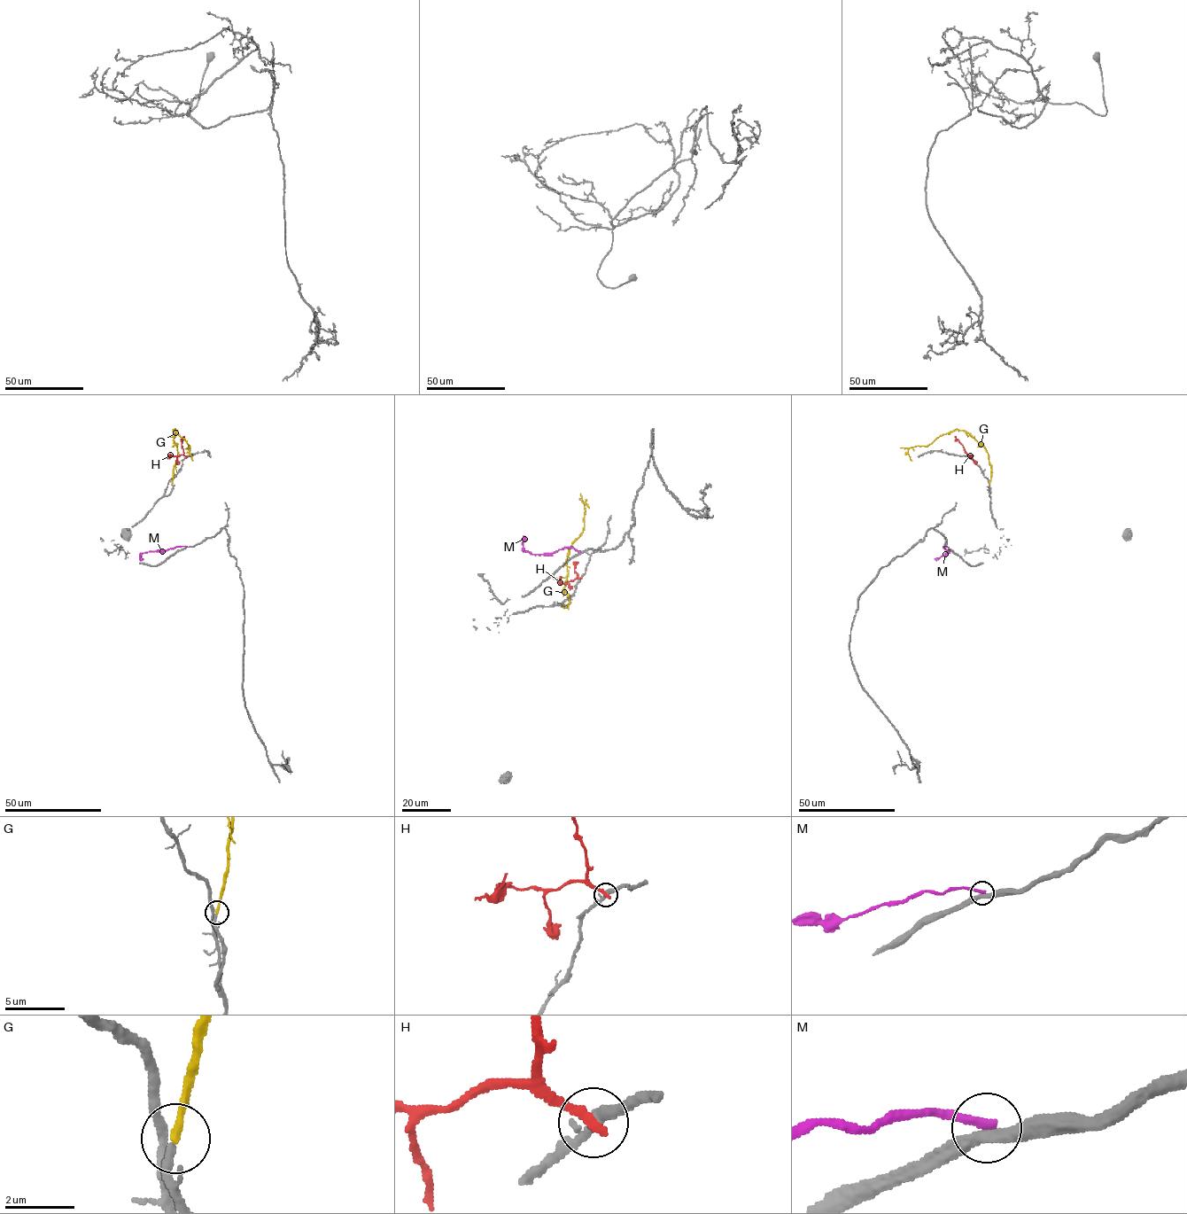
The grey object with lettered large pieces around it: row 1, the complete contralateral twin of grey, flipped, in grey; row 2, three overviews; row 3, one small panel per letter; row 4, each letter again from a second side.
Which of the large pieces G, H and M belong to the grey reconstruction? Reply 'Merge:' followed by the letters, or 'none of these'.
Merge: G

